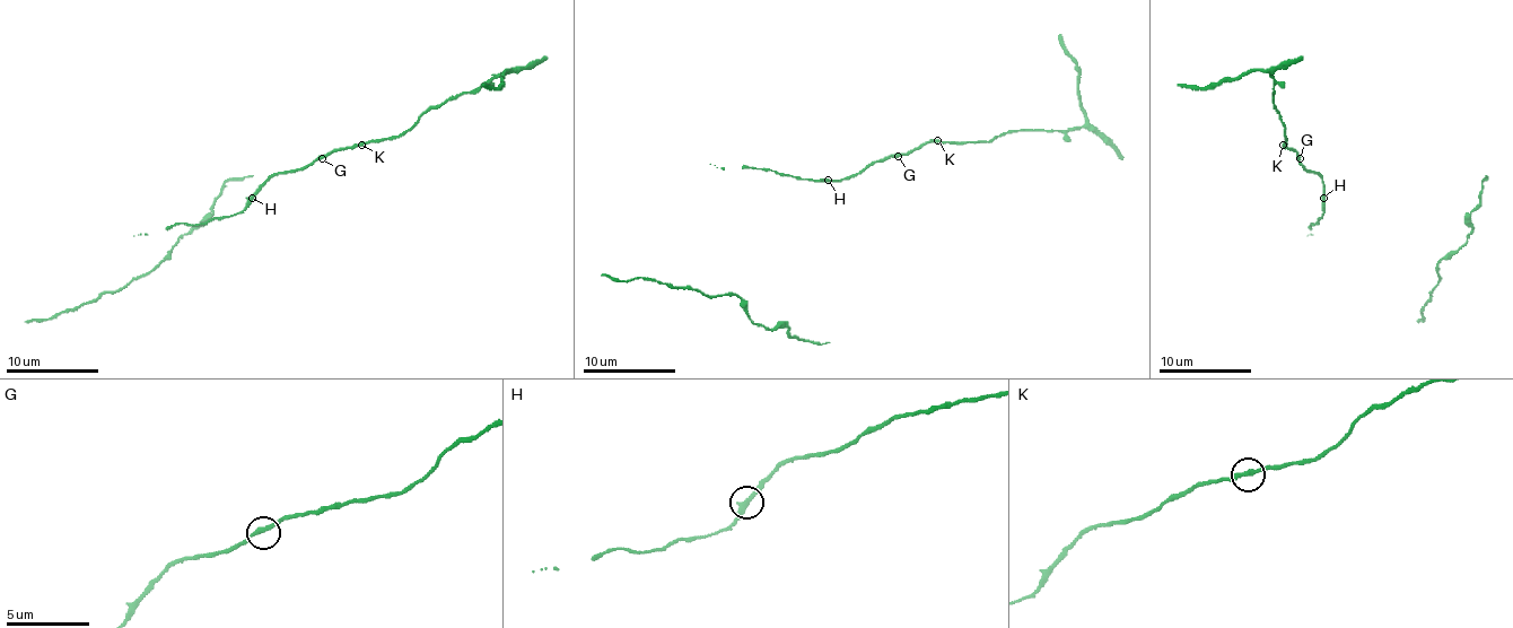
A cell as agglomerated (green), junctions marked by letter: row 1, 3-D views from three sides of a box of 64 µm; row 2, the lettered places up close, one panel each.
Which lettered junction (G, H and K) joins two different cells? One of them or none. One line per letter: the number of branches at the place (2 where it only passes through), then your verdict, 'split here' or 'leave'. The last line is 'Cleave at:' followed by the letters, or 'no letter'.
G: 2 branches meet; leave
H: 2 branches meet; leave
K: 2 branches meet; leave
Cleave at: no letter

